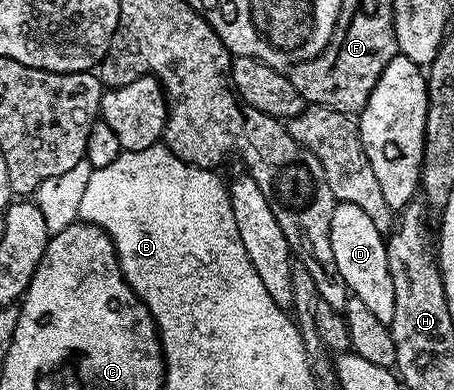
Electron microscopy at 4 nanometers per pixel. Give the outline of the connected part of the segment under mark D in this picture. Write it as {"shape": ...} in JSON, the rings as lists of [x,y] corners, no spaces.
{"shape":[[[347,202],[335,205],[330,235],[332,256],[336,256],[336,268],[340,268],[340,276],[344,276],[347,291],[359,298],[381,322],[389,324],[392,312],[396,312],[396,292],[392,288],[392,272],[388,272],[386,238],[366,213]]]}

